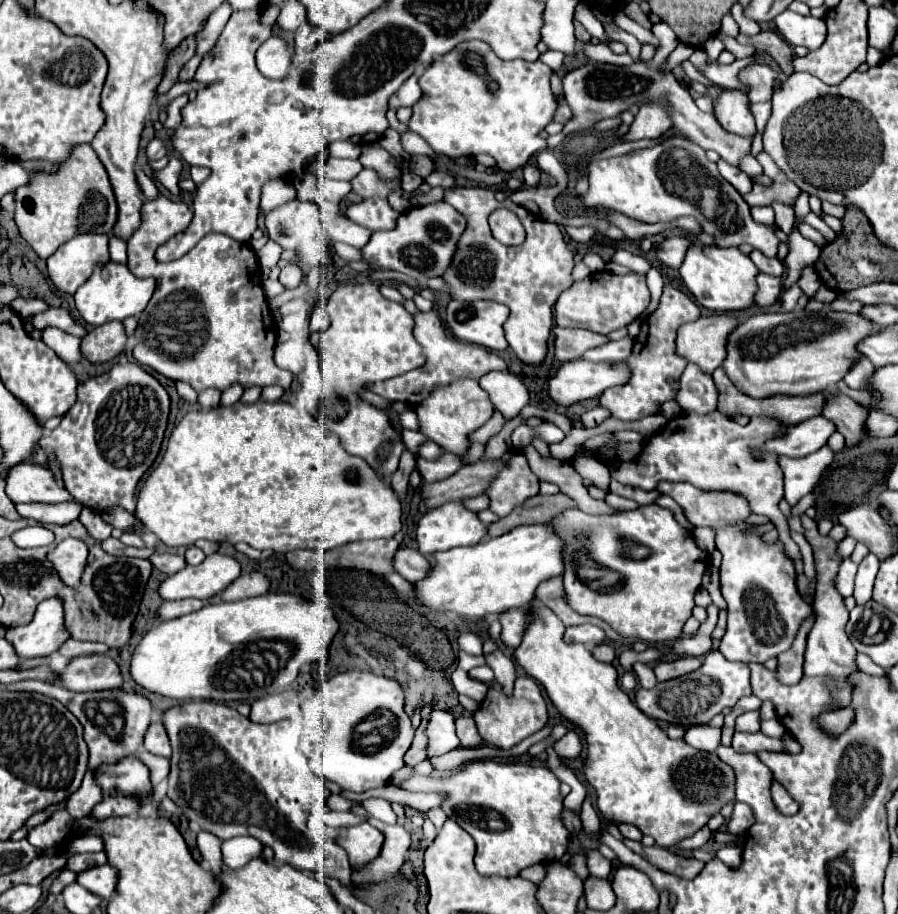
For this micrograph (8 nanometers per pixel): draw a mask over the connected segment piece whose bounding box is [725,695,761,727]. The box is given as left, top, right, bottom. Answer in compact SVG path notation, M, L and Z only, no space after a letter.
M755 695L741 698L741 701L733 707L733 711L725 716L725 725L727 725L727 727L734 727L735 719L737 719L739 715L743 715L743 713L747 713L747 711L755 711L755 709L759 709L759 707L761 707L761 699L757 699Z

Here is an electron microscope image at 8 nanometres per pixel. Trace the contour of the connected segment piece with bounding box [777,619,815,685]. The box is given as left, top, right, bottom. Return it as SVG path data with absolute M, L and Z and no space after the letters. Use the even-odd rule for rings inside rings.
M807 619L803 621L803 627L793 643L793 647L781 655L777 655L779 659L779 667L777 667L777 675L779 675L779 681L785 683L785 685L791 685L791 683L799 683L801 677L803 677L803 653L805 653L805 637L811 629L815 619Z

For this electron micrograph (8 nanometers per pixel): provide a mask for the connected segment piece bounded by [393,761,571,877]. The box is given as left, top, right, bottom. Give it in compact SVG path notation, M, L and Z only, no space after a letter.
M473 761L467 763L461 771L451 773L443 779L411 777L393 785L405 791L449 793L443 809L475 839L475 869L485 877L517 877L525 867L557 861L565 855L571 841L571 833L561 819L561 781L553 775L549 767L543 765L505 765L495 761Z

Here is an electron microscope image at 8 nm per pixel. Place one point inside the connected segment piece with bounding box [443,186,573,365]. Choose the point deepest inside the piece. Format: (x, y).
(528, 278)

